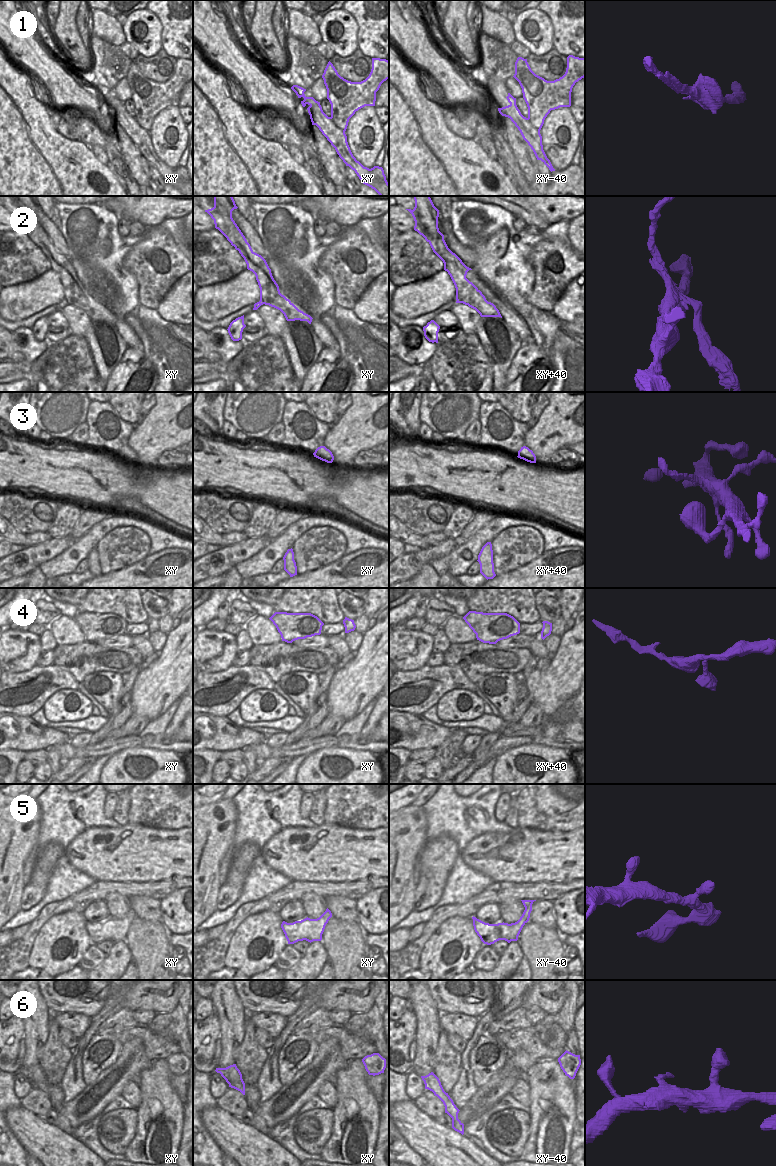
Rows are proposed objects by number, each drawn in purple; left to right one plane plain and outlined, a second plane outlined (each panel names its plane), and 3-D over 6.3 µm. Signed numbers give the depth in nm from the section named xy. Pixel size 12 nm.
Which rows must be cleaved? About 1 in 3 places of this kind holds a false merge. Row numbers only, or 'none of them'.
1, 2

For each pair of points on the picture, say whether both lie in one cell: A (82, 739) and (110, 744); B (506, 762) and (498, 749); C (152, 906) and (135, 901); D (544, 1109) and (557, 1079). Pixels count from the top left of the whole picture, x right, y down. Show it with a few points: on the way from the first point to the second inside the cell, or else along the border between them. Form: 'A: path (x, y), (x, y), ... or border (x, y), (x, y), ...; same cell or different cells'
A: border (70, 742), (76, 747), (83, 747), (88, 744); different cells
B: border (523, 745), (510, 748), (496, 757); different cells
C: path (148, 906), (139, 904); same cell
D: path (551, 1102), (552, 1086); same cell

